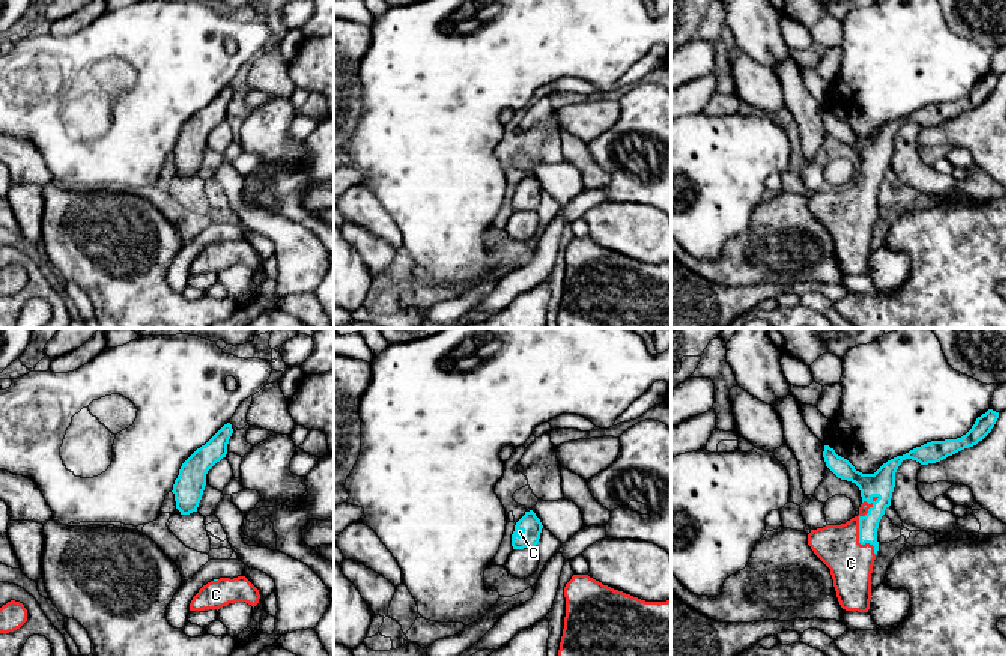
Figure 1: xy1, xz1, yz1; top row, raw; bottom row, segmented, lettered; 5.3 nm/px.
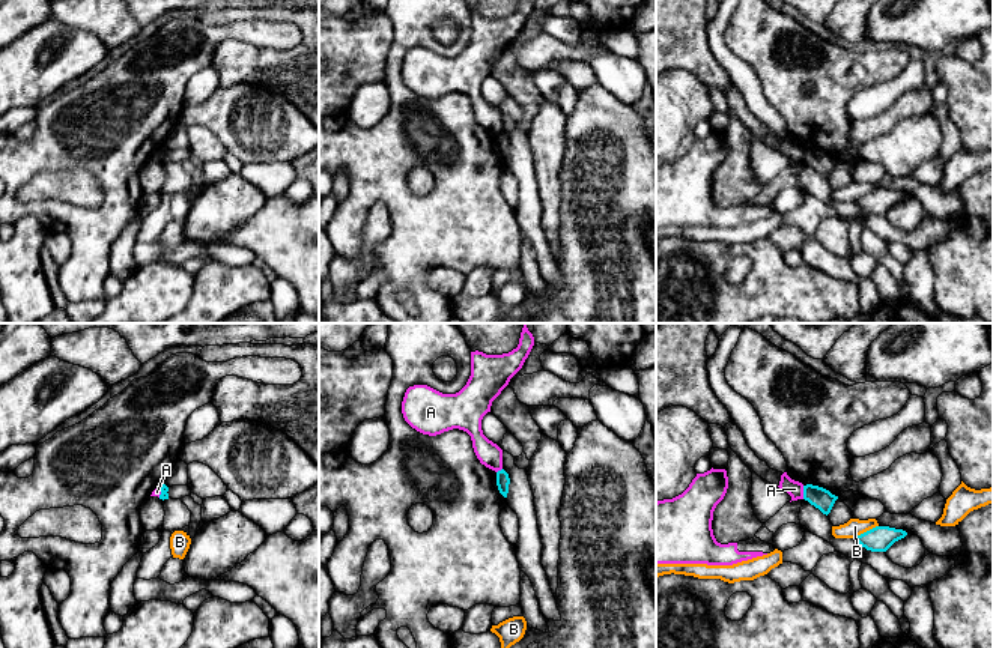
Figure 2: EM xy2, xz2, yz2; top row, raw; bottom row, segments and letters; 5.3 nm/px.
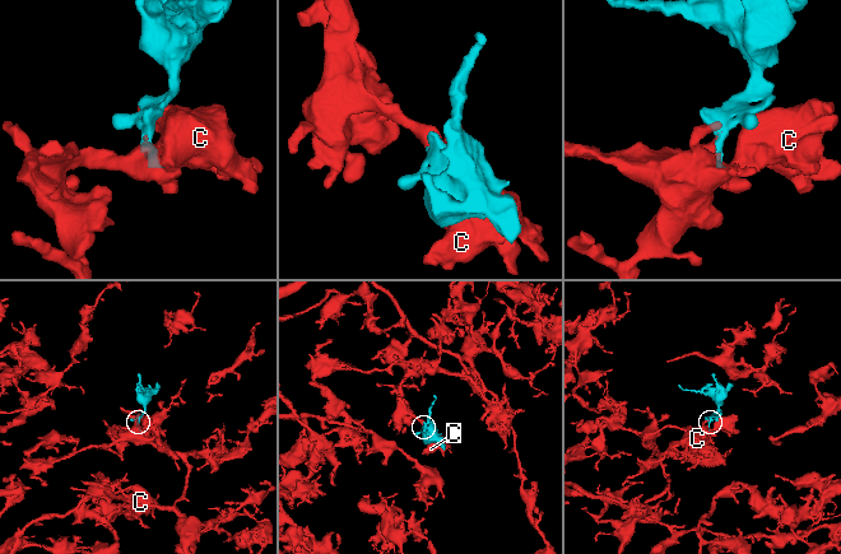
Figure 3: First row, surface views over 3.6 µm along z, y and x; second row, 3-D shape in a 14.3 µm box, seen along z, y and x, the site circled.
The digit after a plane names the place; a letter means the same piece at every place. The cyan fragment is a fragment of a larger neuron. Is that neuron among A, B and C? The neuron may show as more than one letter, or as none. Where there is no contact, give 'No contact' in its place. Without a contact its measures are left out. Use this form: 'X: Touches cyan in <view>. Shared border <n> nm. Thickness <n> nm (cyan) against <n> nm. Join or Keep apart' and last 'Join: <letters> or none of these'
A: Touches cyan in yz2. Shared border 70 nm. Thickness 110 nm (cyan) against 90 nm. Keep apart
B: Touches cyan in yz2. Shared border 140 nm. Thickness 140 nm (cyan) against 90 nm. Keep apart
C: Touches cyan in yz1. Shared border 320 nm. Thickness 130 nm (cyan) against 240 nm. Join
Join: C

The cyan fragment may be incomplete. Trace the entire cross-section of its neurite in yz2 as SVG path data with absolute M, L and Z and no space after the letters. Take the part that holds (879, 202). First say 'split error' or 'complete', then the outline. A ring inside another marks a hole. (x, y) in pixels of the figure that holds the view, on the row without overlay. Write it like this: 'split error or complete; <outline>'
complete; M876 189L856 200L856 204L871 215L886 215L895 204L907 198L903 192Z

